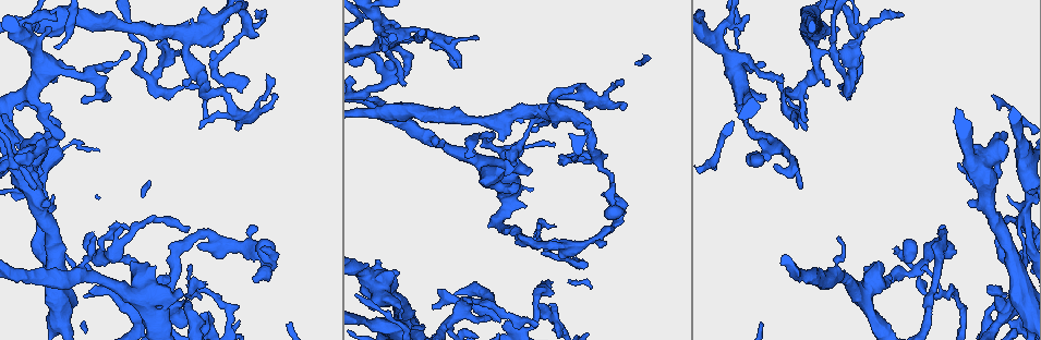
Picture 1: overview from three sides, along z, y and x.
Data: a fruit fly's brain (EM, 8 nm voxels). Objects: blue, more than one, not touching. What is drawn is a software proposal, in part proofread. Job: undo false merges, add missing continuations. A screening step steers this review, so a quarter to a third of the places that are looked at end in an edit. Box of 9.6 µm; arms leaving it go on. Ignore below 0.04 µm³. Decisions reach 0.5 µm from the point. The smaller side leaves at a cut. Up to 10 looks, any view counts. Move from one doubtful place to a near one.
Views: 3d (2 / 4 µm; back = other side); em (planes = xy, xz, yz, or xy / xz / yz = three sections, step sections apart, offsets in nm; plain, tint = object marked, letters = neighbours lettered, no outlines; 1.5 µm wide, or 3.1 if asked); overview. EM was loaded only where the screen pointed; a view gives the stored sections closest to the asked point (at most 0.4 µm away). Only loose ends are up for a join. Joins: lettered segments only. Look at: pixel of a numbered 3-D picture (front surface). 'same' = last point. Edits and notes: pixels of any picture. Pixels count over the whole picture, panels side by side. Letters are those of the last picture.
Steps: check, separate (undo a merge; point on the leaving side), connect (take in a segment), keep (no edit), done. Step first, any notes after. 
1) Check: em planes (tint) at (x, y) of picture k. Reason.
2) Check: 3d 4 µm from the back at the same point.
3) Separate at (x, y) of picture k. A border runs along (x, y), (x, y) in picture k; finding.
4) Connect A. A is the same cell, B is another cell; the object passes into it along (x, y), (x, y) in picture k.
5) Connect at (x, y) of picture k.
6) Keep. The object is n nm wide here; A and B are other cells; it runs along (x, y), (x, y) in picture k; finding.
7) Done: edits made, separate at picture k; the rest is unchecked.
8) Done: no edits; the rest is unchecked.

Check: em planes (letters) at (573, 117) of picture 1. Thick turns thin.

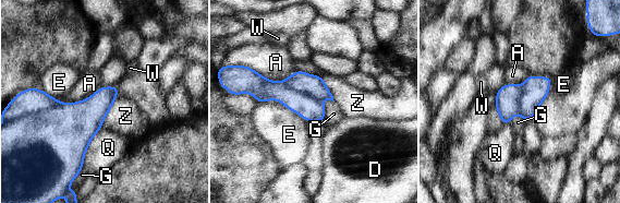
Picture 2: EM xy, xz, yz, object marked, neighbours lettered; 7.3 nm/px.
Separate at (311, 109) of picture 2. A, D, E, G, Q, W and Z are other cells; a border runs along (281, 81), (315, 97), (321, 103) in picture 2; two neurons meet here.

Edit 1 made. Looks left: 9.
Check: overview.

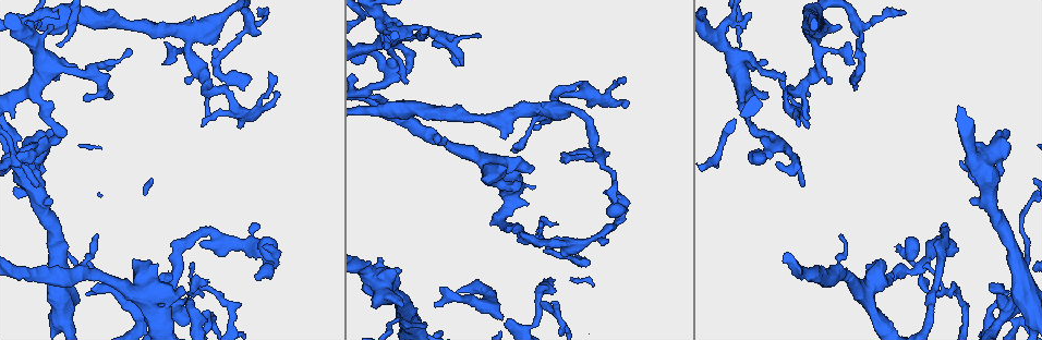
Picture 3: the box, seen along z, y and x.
Check: em xy step 8 (letters) at (401, 24) of picture 3.

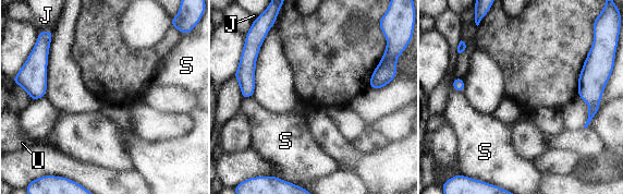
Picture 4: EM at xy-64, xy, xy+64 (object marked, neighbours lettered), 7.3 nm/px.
Check: em planes (letters) at the same point. Another direction.

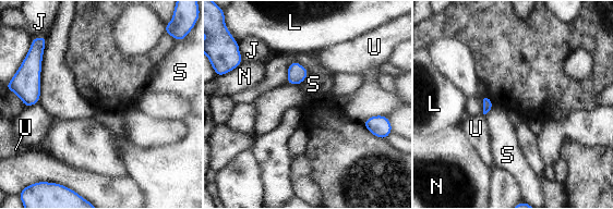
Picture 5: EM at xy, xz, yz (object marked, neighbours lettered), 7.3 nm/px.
Keep. J, L, N, S and U are other cells; a border runs along (309, 73), (298, 85) in picture 5; none of them fits.

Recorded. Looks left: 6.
Check: 3d 4 µm at (406, 83) of picture 3. An open end.

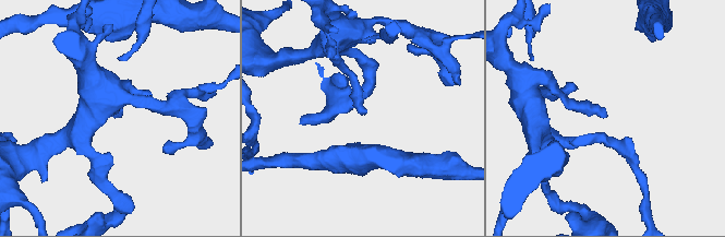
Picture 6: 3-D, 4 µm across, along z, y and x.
Check: em planes (plain) at (606, 114) of picture 6. Shape alone is not enough.

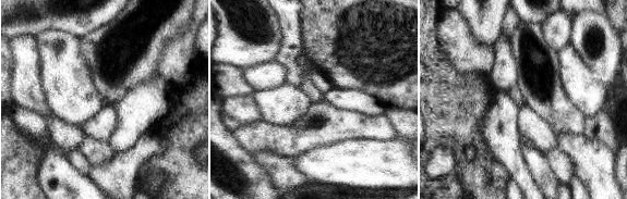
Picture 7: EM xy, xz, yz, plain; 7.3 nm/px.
Check: em planes (letters) at the same point.

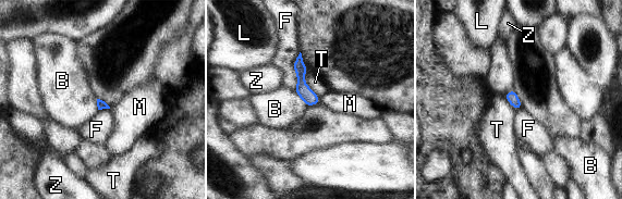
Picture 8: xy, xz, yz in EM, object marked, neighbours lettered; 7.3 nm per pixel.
Keep. B, F, L, M, T and Z are other cells; it runs along (299, 60), (301, 86), (313, 102) in picture 8; no lettered segment goes on from it.

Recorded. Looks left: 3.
Check: em planes (letters) at (163, 64) of picture 3. Branch stops here.

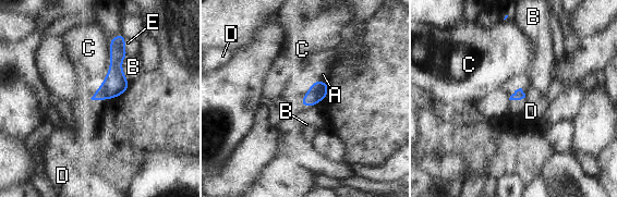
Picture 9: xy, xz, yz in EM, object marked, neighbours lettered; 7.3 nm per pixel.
Keep. A, B, C, D and E are other cells; it runs along (119, 38), (116, 76), (96, 97) in picture 9; no lettered segment goes on from it.

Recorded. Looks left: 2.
Done: edits made, separate at picture 2; the rest is unchecked.

